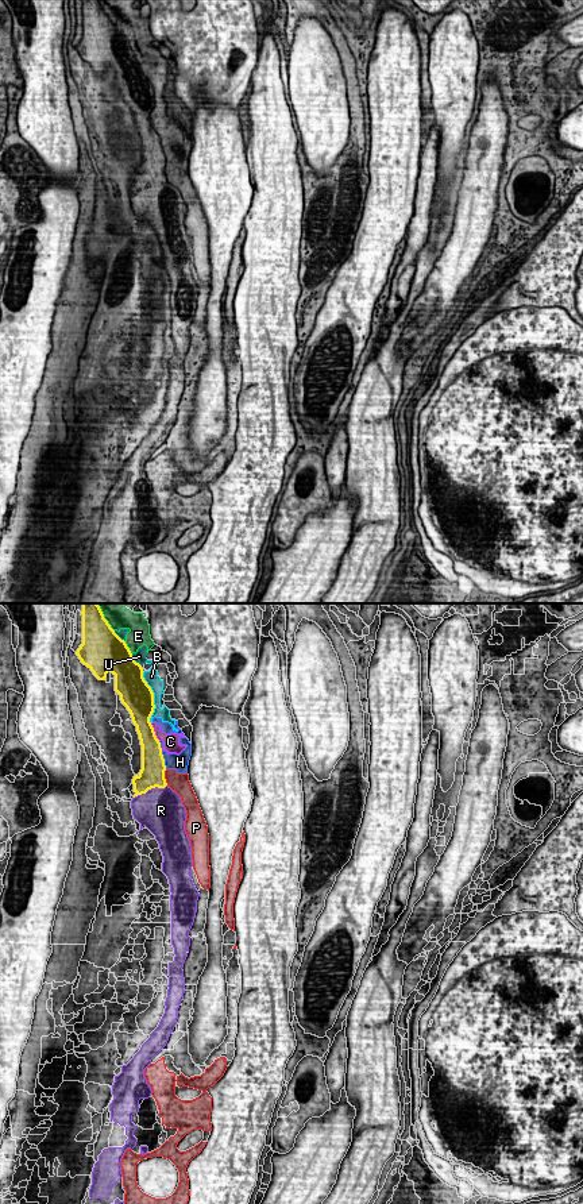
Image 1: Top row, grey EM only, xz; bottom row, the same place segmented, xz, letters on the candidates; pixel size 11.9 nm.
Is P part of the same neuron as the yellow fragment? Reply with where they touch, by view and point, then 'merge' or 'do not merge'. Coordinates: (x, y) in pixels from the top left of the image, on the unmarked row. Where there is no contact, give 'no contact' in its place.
xz (163, 173) | do not merge

